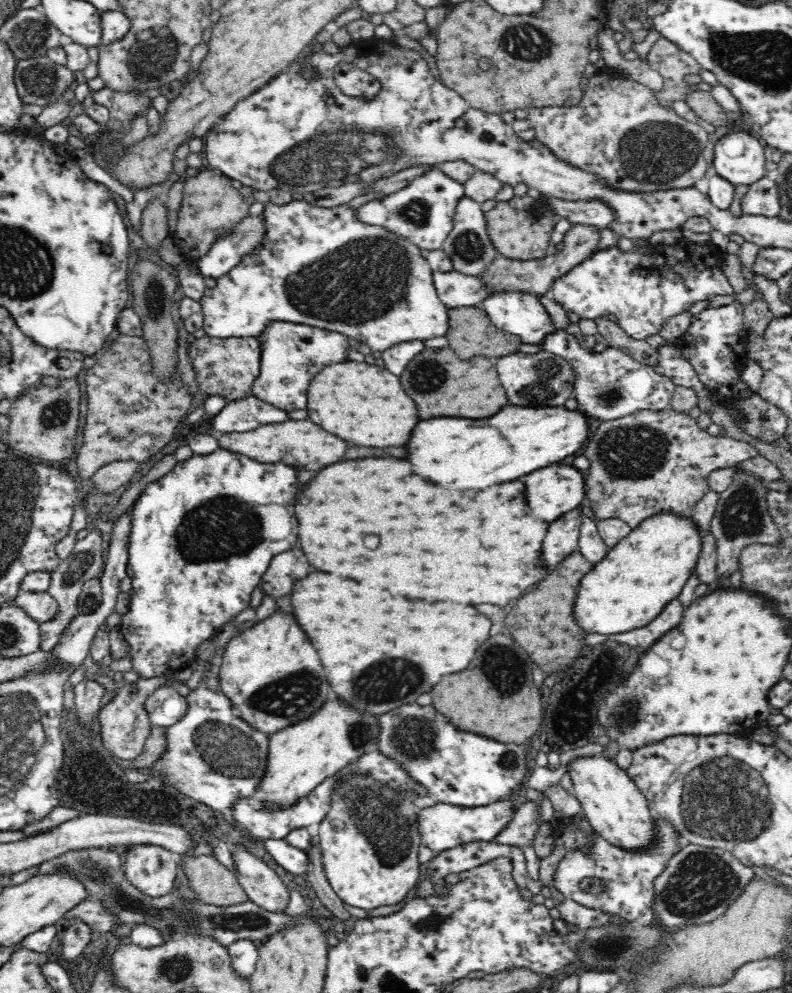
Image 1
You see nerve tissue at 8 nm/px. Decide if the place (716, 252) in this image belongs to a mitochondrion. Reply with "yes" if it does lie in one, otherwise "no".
no

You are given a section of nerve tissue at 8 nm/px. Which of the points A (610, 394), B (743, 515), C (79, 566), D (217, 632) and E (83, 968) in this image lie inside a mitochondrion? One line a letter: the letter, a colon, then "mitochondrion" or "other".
A: mitochondrion
B: mitochondrion
C: mitochondrion
D: other
E: other

